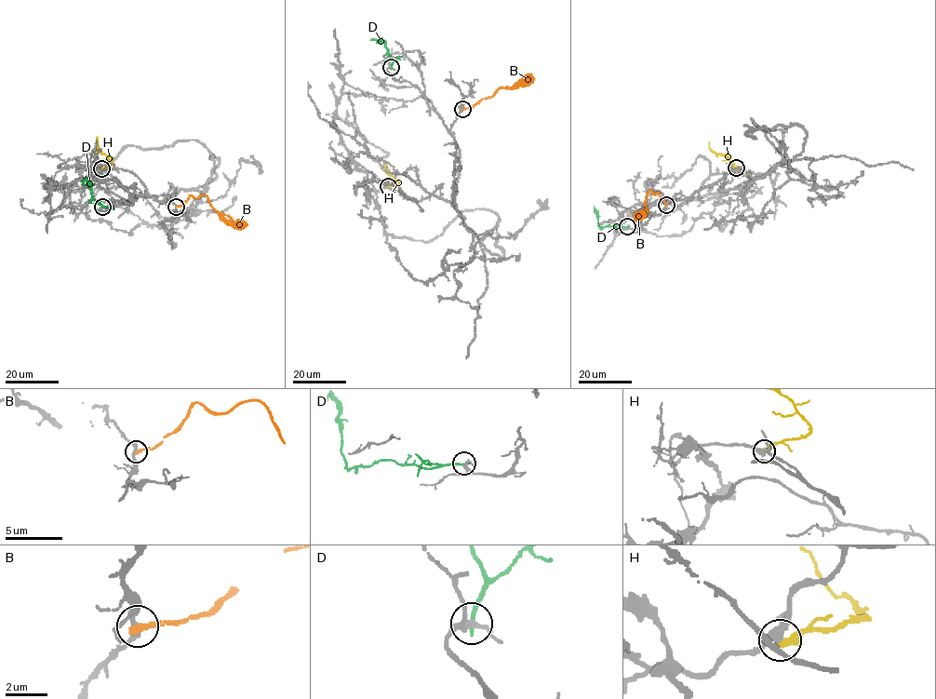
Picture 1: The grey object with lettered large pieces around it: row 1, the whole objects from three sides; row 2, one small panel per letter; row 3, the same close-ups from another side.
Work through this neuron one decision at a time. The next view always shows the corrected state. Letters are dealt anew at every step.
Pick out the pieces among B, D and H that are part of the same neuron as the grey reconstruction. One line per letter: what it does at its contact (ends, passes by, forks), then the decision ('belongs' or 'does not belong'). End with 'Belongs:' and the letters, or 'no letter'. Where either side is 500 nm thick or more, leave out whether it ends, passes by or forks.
B: it ends; does not belong
D: it ends; does not belong
H: it ends; does not belong
Belongs: no letter

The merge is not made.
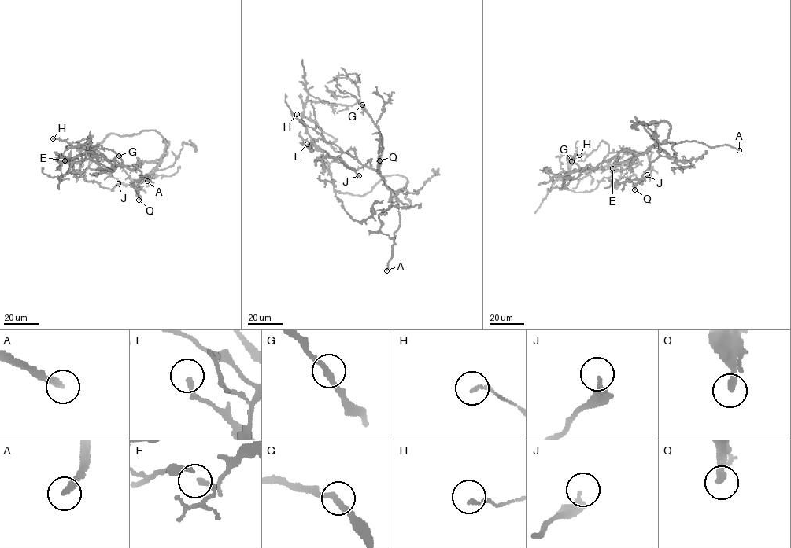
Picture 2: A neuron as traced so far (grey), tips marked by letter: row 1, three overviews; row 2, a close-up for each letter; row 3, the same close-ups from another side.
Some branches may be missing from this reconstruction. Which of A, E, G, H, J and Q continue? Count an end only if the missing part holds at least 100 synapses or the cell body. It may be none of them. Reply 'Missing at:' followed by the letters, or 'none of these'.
Missing at: A, Q

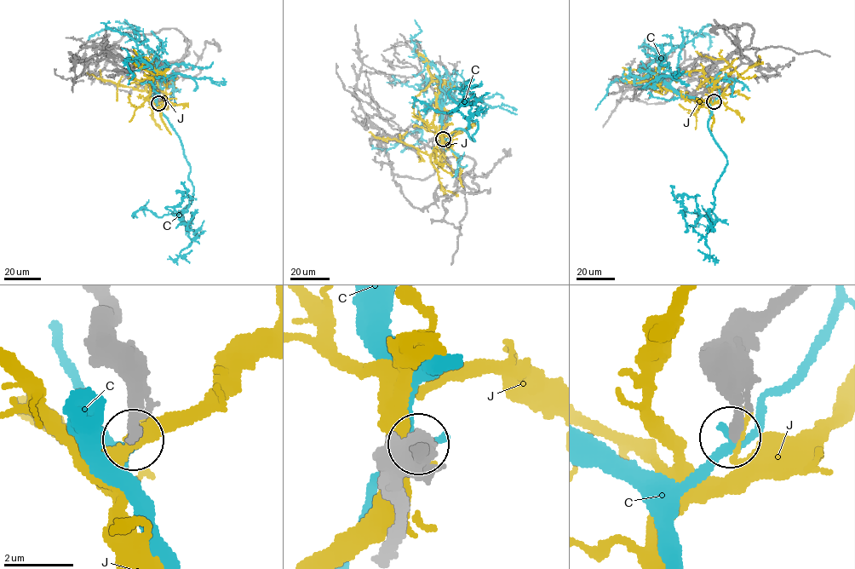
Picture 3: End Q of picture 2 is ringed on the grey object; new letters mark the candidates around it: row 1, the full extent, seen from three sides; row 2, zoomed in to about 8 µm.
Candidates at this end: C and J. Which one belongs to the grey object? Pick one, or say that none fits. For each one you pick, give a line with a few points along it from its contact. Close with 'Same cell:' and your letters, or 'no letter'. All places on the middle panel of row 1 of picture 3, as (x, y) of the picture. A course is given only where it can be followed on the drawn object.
Same cell: no letter

